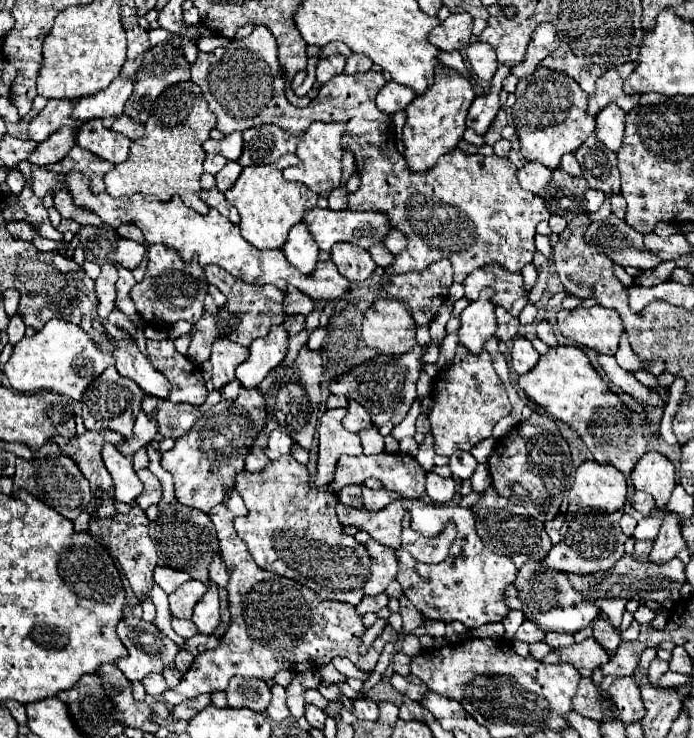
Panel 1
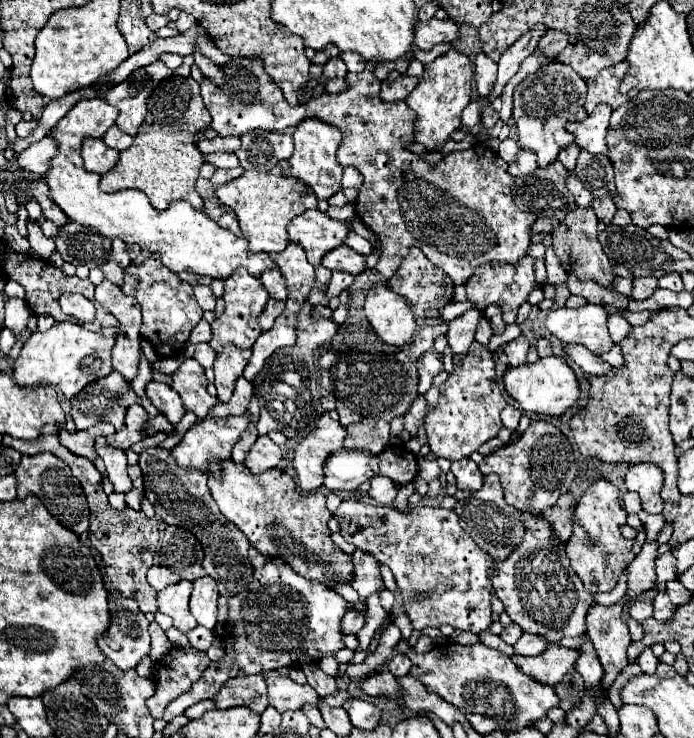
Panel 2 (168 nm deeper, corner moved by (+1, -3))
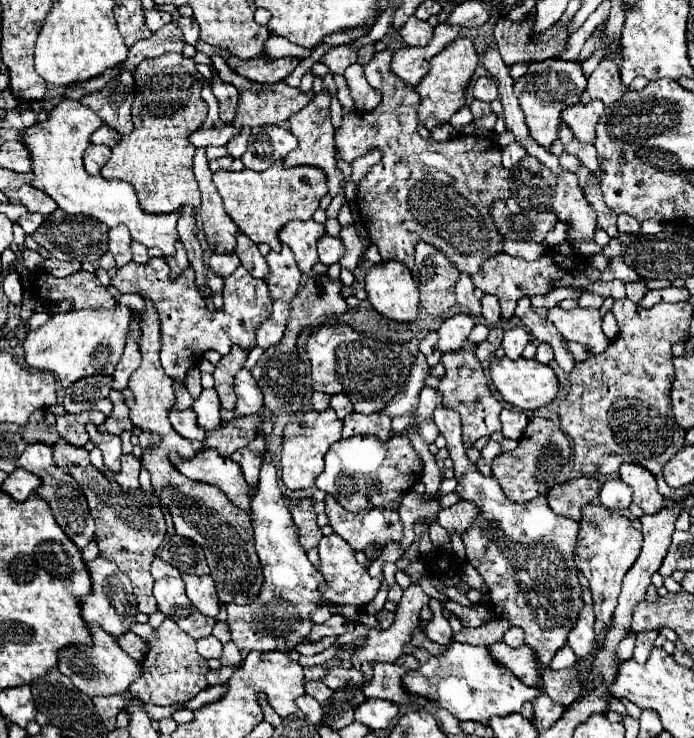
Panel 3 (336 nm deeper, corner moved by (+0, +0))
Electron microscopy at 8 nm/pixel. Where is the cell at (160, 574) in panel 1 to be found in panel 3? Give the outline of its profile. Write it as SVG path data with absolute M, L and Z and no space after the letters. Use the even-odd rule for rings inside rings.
M159 557L151 563L151 575L153 575L155 581L157 579L163 579L163 577L181 577L181 573L175 567L171 567L169 563L161 561Z

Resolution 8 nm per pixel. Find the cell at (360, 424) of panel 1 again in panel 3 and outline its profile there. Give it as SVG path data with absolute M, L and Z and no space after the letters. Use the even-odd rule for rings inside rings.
M335 395L335 397L331 397L331 407L335 409L335 413L337 413L337 417L343 421L349 413L353 413L353 405L351 405L351 401L347 401L347 397L343 397L343 395Z

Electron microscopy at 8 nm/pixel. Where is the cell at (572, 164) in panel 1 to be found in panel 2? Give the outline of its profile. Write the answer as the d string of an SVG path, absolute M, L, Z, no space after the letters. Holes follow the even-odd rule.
M568 144L568 146L564 146L562 152L558 154L558 160L564 164L566 170L574 170L578 156L580 156L580 148L578 148L576 144Z

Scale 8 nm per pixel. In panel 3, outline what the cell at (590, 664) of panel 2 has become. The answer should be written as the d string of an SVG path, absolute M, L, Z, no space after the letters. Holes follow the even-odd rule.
M583 607L583 613L579 613L579 621L575 623L575 629L571 629L567 643L575 651L579 661L585 661L595 651L595 613L591 607Z

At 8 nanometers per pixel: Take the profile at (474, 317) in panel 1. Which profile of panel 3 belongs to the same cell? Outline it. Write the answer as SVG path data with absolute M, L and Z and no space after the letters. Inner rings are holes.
M459 313L459 315L453 315L449 319L445 319L445 323L439 327L439 343L437 343L437 349L447 353L447 351L457 351L461 349L463 341L469 337L471 329L473 329L475 321L473 317L465 315L465 313Z

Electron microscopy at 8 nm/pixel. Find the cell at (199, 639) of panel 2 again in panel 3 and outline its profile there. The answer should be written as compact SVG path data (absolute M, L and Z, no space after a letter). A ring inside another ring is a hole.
M213 635L197 639L197 651L201 657L211 659L211 657L221 657L221 641Z

